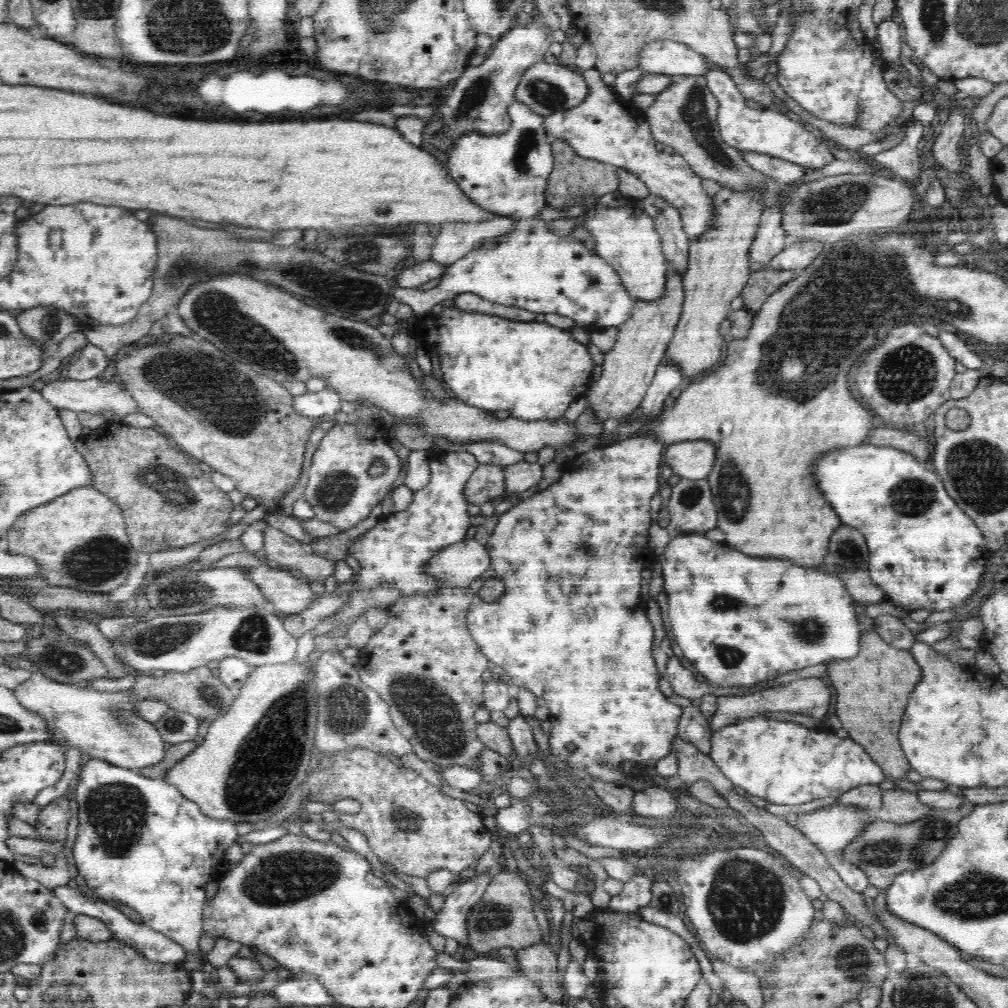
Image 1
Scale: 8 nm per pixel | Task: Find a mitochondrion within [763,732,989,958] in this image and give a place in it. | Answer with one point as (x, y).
(917, 847)

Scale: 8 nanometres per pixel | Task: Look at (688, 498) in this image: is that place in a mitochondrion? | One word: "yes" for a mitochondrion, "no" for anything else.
yes

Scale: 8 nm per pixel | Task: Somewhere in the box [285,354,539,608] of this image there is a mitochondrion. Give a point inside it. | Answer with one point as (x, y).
(336, 489)

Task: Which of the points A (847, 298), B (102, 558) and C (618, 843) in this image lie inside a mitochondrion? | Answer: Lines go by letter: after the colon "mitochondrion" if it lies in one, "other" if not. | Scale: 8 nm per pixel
A: mitochondrion
B: mitochondrion
C: other

